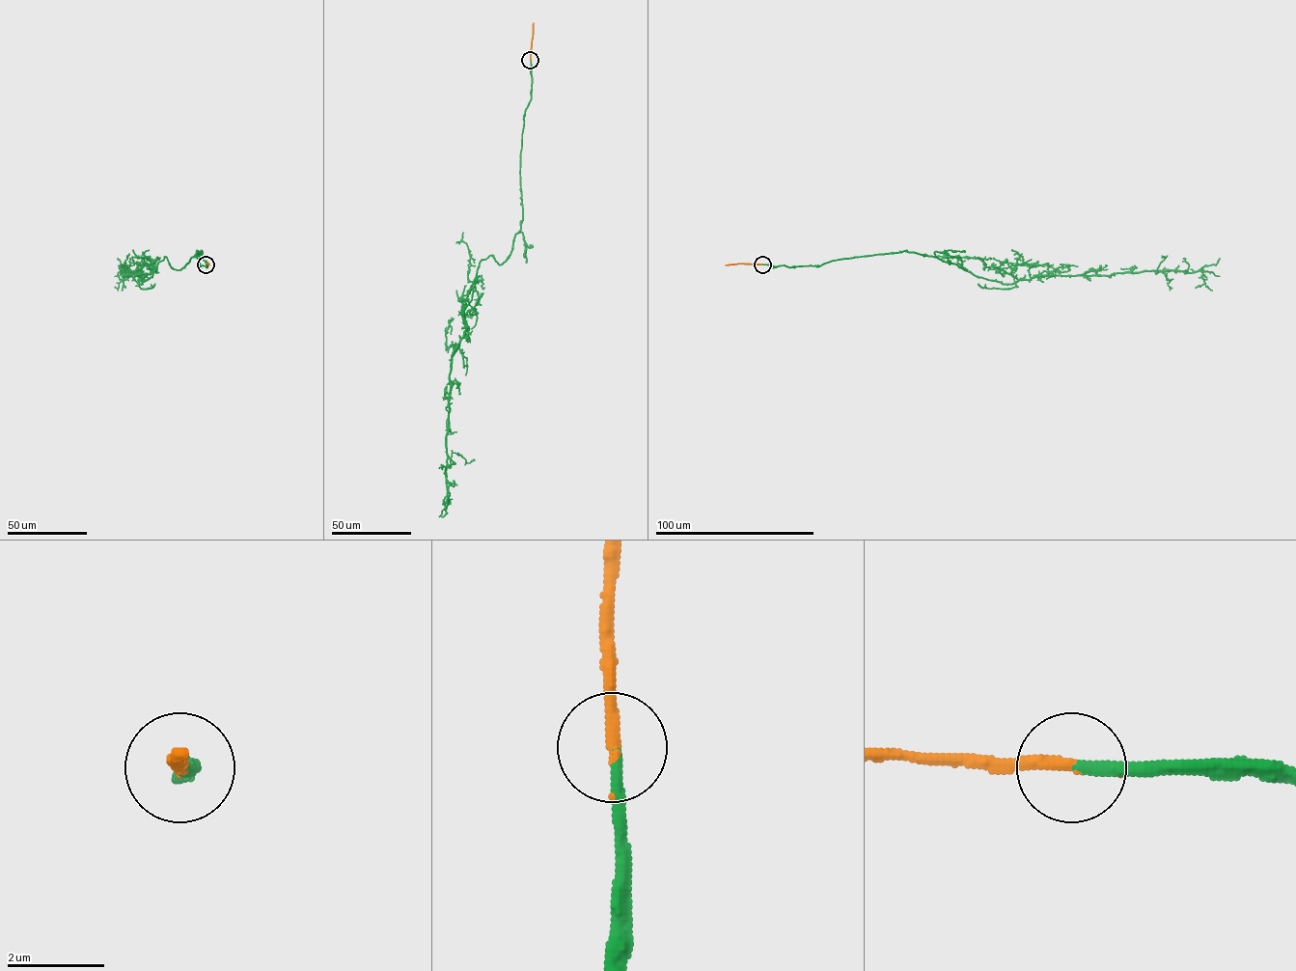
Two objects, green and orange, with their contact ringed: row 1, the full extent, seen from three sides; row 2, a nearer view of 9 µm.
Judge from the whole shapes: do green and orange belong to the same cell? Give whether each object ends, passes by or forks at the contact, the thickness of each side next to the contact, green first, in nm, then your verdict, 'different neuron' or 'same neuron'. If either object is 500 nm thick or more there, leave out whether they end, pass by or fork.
green ends | orange ends | 240/280 nm | same neuron

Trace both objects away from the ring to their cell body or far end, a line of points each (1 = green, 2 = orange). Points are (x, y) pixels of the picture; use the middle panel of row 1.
1: (531, 60), (521, 229), (505, 261), (491, 255), (480, 262), (465, 301), (466, 328), (451, 356), (441, 516)
2: (531, 60), (533, 22)

